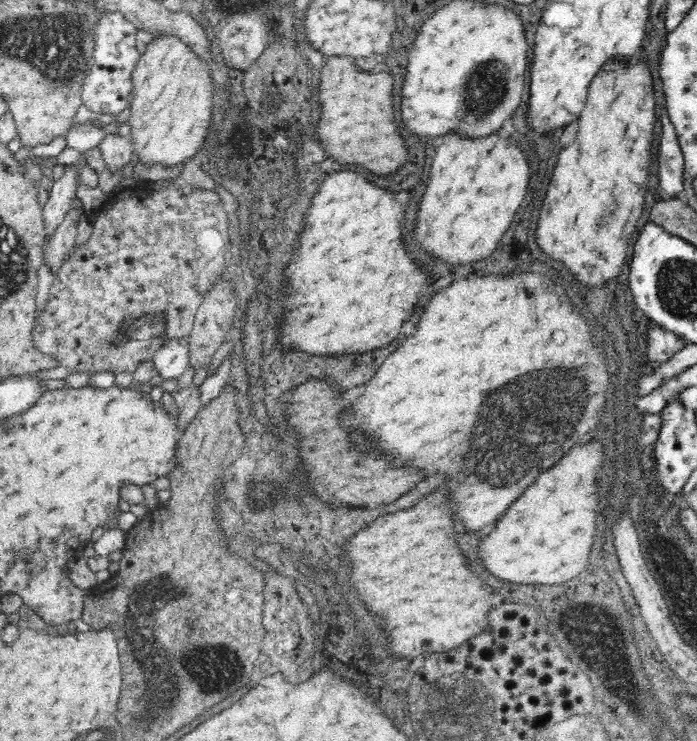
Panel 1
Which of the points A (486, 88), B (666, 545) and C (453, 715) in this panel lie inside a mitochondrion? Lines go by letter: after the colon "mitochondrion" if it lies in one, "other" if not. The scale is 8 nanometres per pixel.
A: mitochondrion
B: other
C: mitochondrion

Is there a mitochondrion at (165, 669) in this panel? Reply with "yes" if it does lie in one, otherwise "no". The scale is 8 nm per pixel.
yes

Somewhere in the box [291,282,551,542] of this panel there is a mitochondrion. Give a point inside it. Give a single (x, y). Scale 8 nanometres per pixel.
(469, 475)

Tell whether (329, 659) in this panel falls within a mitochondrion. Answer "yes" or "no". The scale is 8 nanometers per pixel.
no

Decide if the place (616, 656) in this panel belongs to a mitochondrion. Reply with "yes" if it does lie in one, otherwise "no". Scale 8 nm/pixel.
yes

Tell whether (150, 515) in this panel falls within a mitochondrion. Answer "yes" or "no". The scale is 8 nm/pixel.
no

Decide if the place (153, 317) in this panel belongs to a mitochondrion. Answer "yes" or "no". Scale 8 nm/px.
yes

